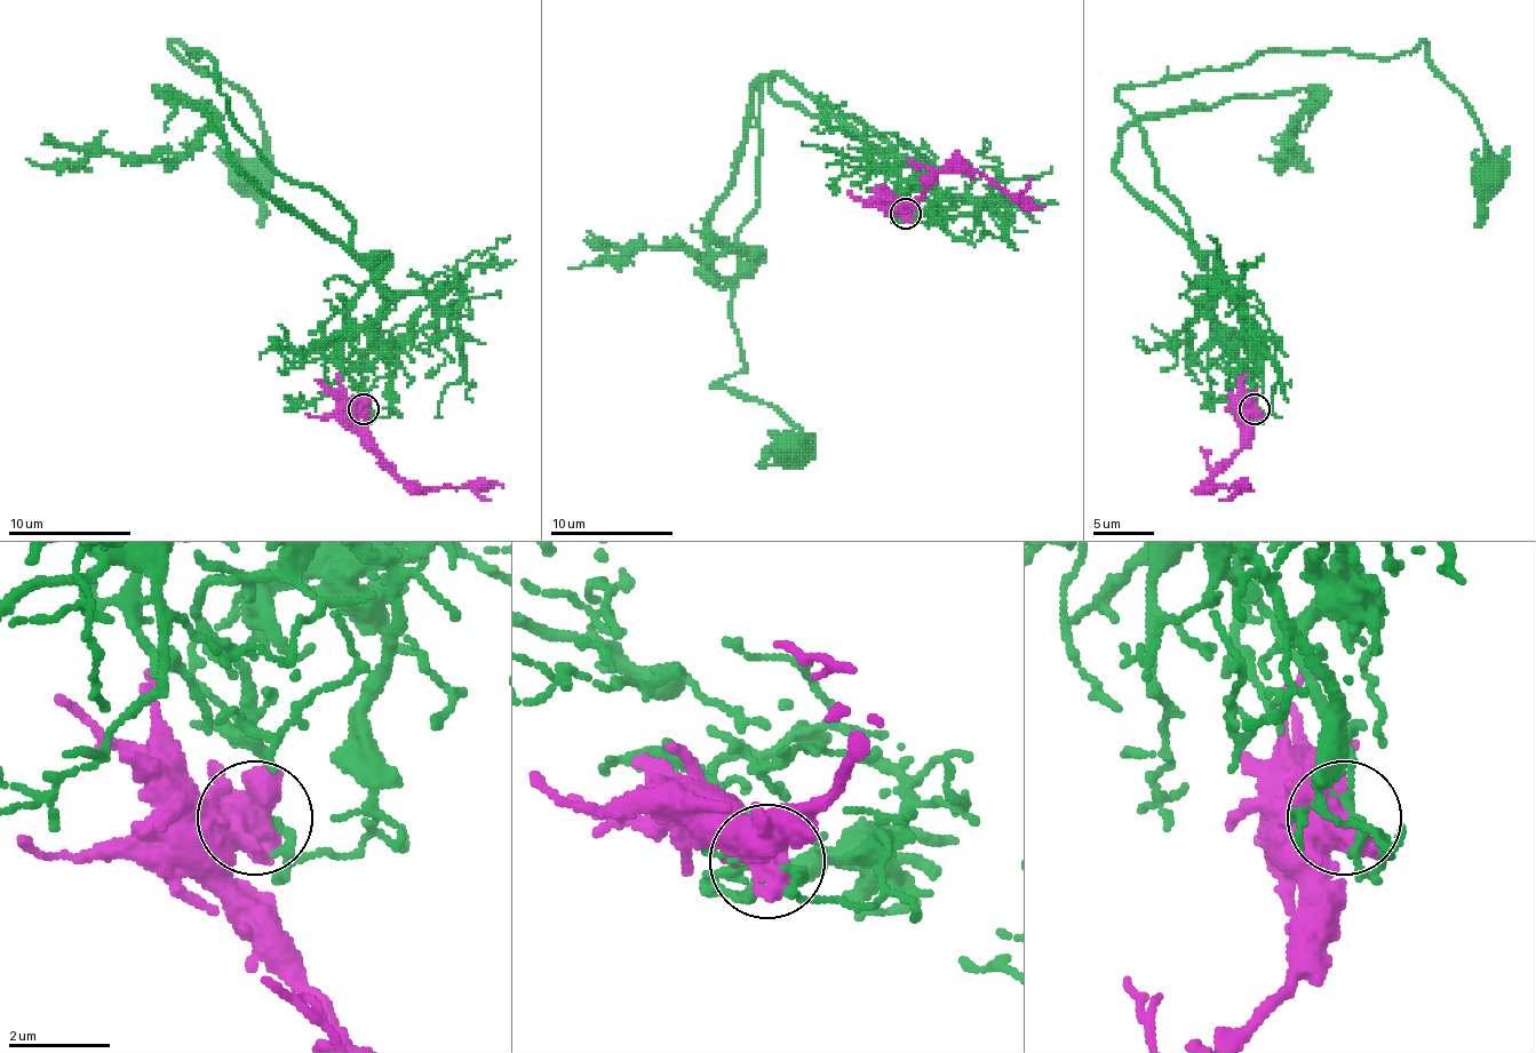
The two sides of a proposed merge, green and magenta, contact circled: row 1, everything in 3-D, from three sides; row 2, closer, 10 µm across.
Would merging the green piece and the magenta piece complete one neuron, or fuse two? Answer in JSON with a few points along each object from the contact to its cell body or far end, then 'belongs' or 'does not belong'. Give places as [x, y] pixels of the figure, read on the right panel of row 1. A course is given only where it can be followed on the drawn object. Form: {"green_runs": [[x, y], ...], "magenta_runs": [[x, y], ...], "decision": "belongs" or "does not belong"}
{"green_runs": [[1254, 407], [1223, 346], [1214, 257], [1119, 92], [1275, 48], [1423, 42], [1487, 143], [1483, 174]], "magenta_runs": [[1254, 407], [1250, 432], [1214, 481], [1214, 491], [1247, 485], [1247, 487]], "decision": "does not belong"}

